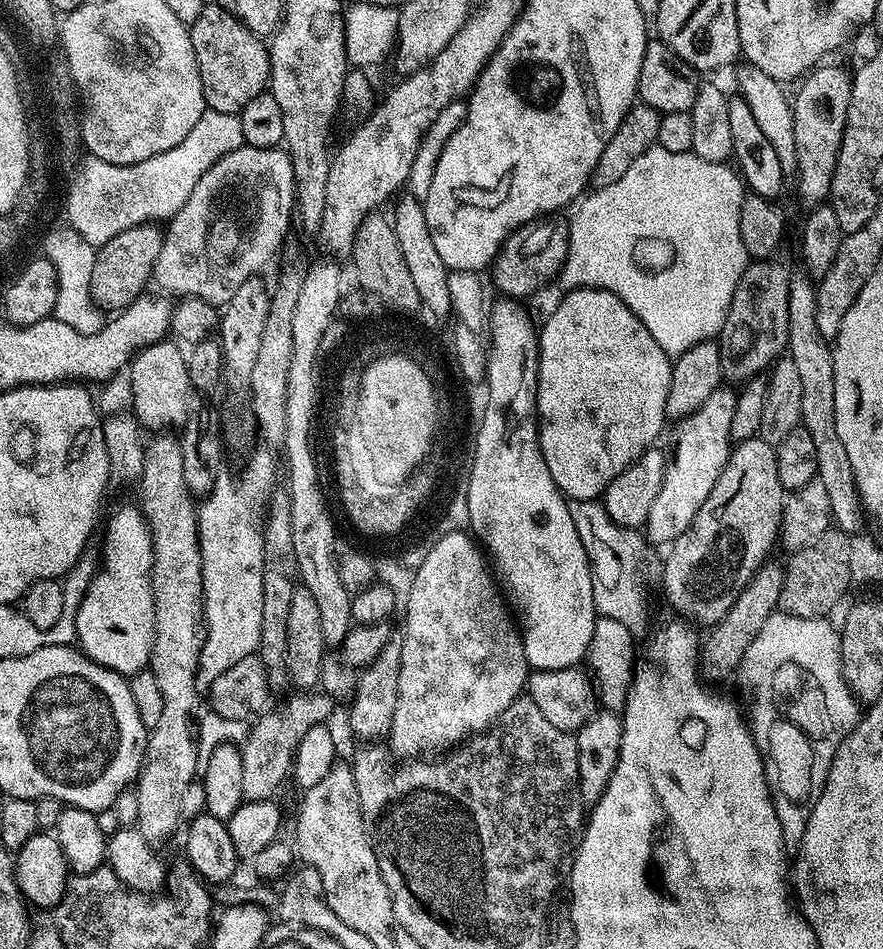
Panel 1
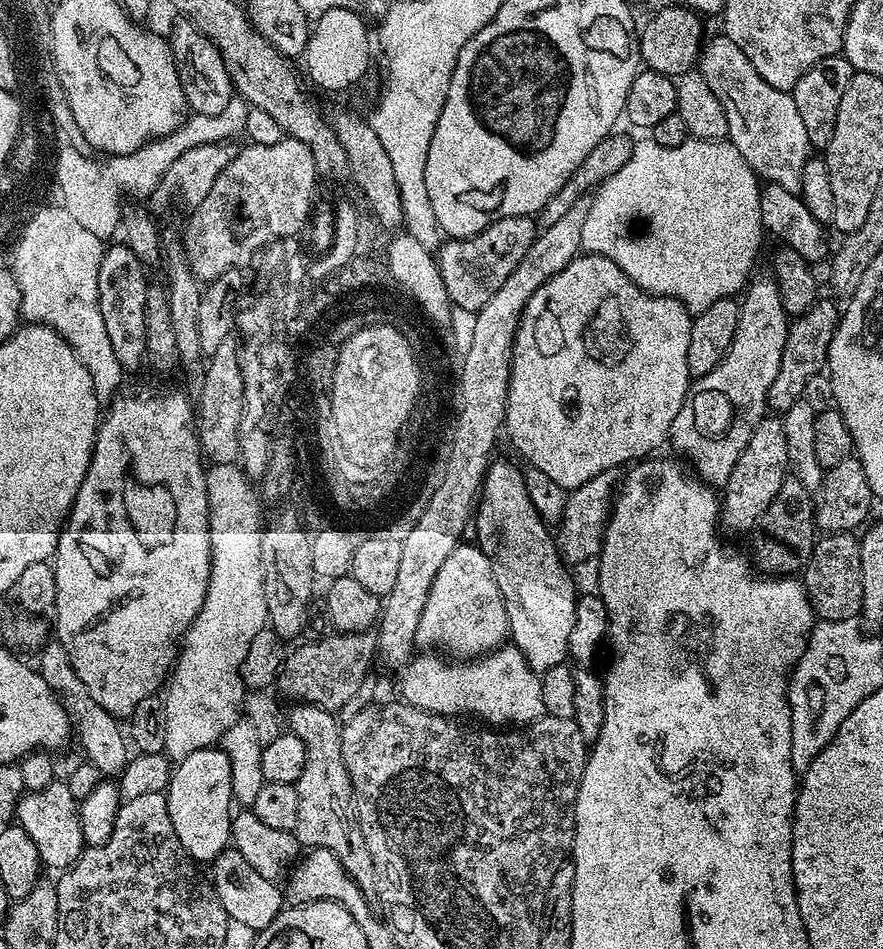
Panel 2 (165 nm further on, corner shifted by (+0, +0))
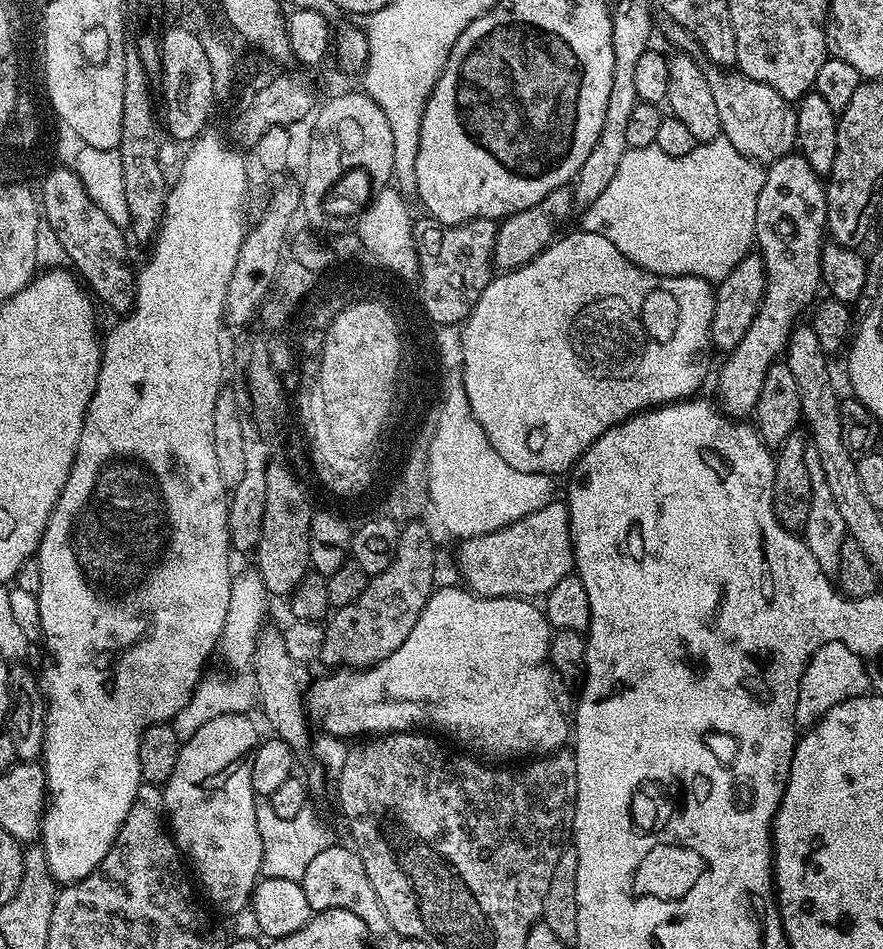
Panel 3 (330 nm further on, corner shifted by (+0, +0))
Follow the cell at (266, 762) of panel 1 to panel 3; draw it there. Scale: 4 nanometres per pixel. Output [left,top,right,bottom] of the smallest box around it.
[320,521,436,670]

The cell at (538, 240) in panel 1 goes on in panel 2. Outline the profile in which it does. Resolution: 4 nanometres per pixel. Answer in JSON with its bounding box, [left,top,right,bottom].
[438,216,538,312]

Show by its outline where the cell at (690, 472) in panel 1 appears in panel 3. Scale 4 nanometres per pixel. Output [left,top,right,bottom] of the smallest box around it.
[715,154,828,418]

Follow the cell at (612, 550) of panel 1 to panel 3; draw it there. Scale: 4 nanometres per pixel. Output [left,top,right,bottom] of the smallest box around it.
[428,373,553,538]

